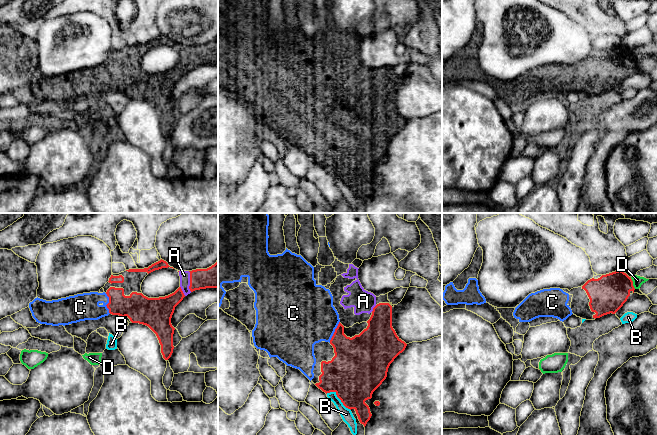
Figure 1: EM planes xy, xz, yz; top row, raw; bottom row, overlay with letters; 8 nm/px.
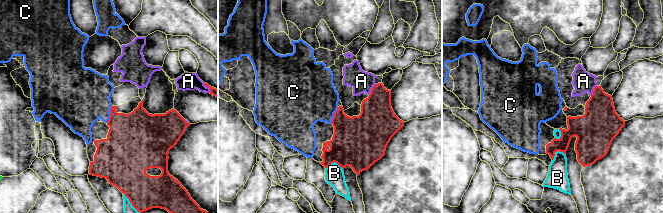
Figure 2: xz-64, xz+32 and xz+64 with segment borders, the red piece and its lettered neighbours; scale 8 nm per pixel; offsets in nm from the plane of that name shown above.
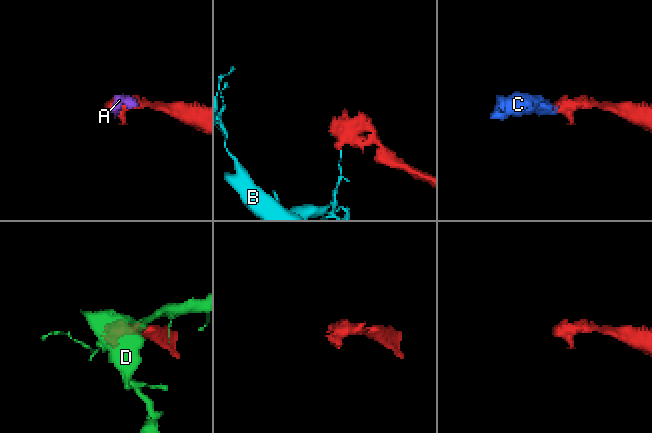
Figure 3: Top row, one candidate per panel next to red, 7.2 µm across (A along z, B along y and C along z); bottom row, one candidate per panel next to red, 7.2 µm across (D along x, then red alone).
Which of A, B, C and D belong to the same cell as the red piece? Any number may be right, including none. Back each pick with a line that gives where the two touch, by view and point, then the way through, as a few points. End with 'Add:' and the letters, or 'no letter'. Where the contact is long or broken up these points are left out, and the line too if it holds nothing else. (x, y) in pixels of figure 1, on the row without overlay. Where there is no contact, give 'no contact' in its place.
A: meets red in xy at (190, 57)
C: meets red in xz at (334, 108)
Add: A, C

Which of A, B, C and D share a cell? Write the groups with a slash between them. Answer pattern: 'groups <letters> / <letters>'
groups A C / B / D

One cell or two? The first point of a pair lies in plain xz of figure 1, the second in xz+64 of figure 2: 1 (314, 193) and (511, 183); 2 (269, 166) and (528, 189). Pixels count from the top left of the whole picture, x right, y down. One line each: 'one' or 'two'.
1: one
2: one

